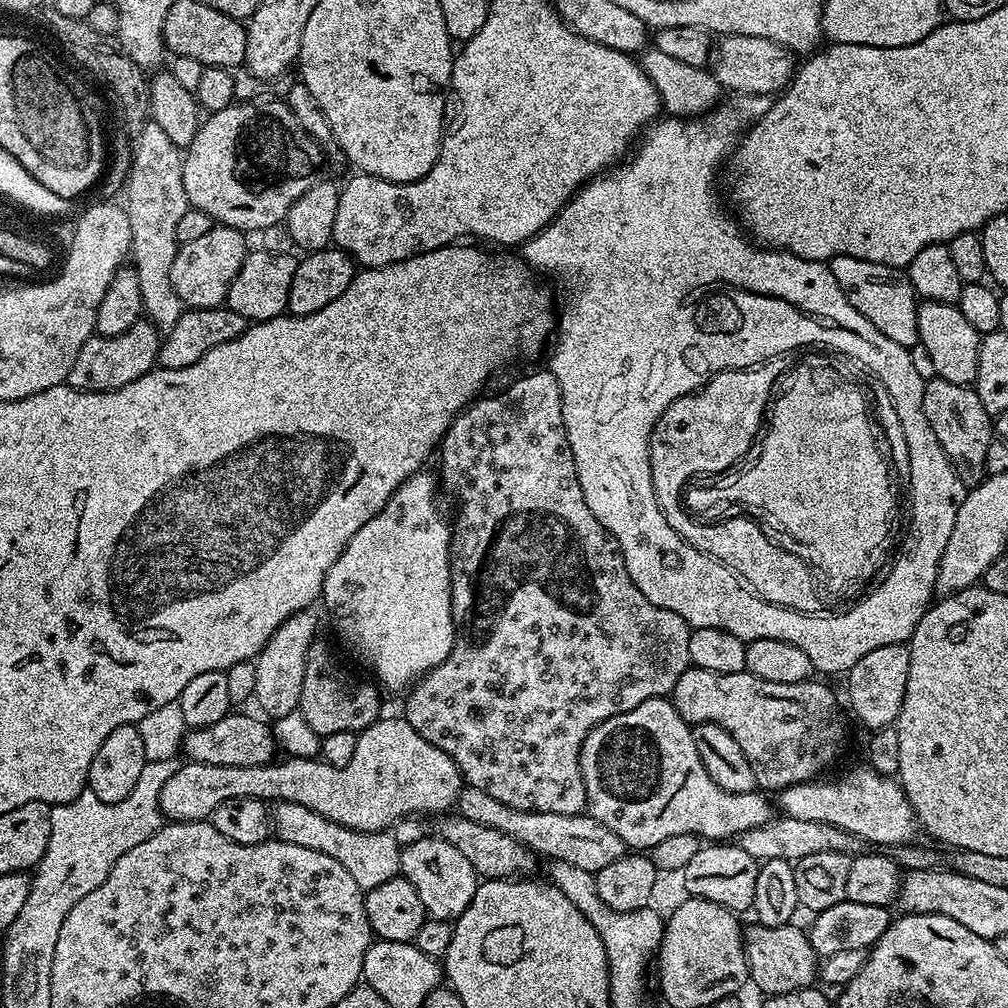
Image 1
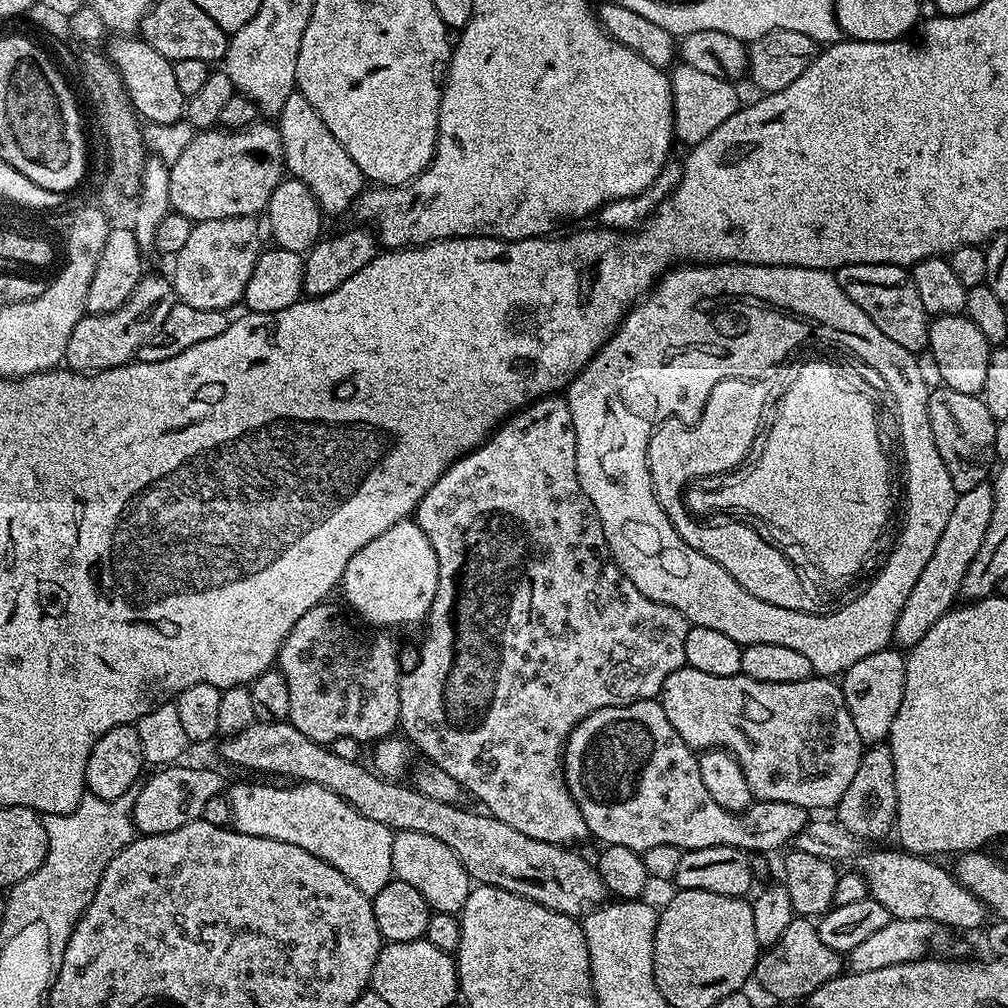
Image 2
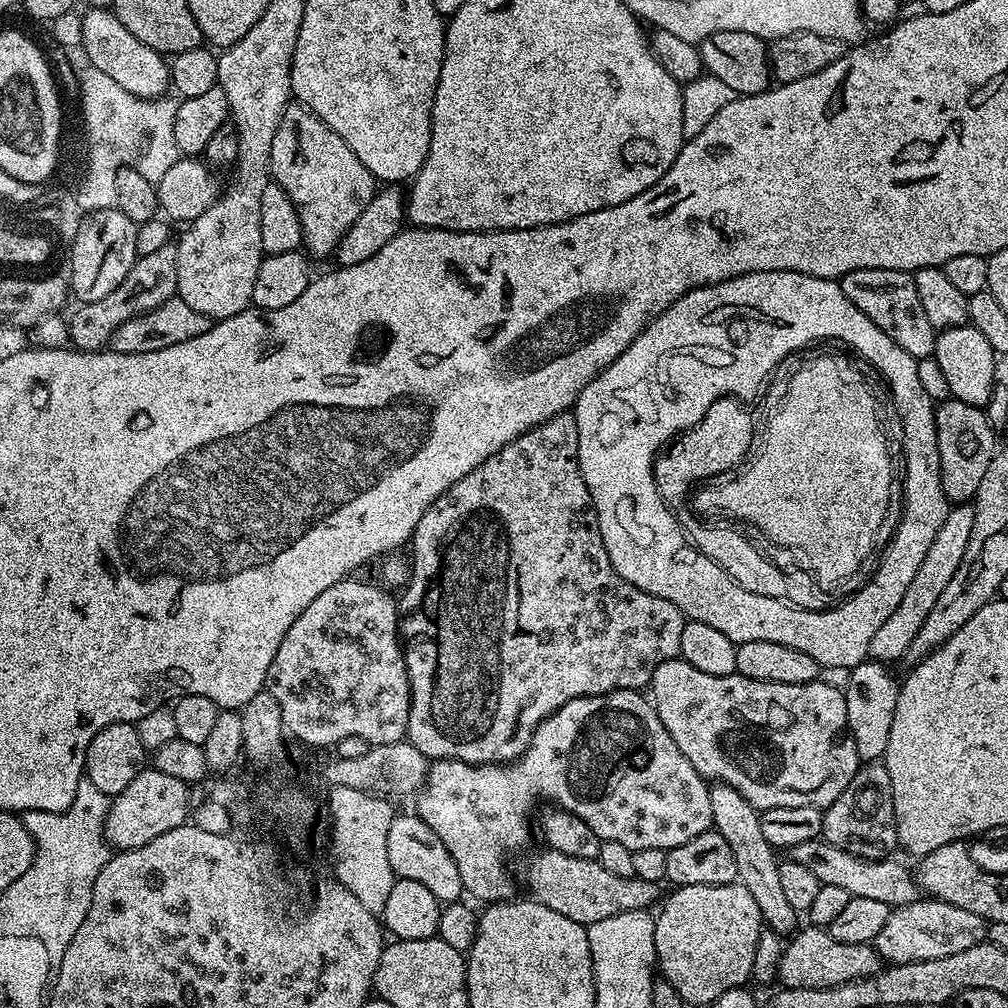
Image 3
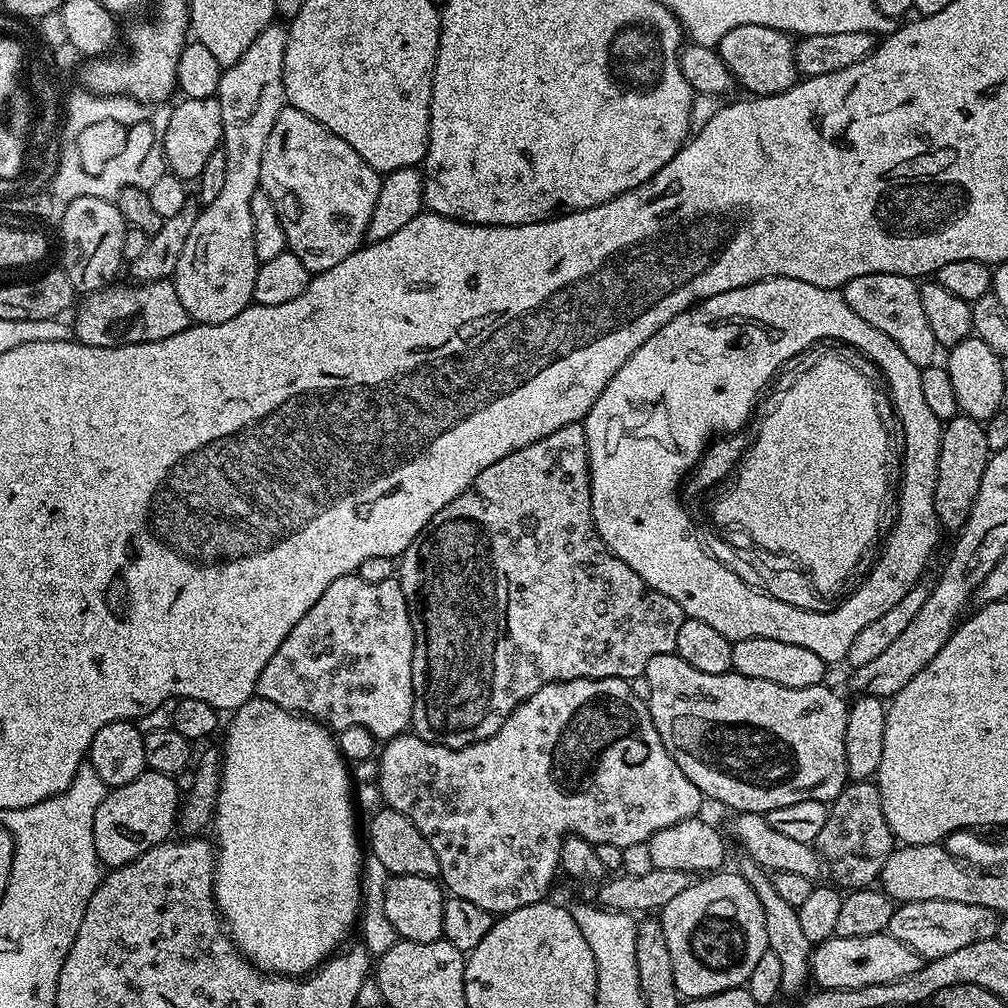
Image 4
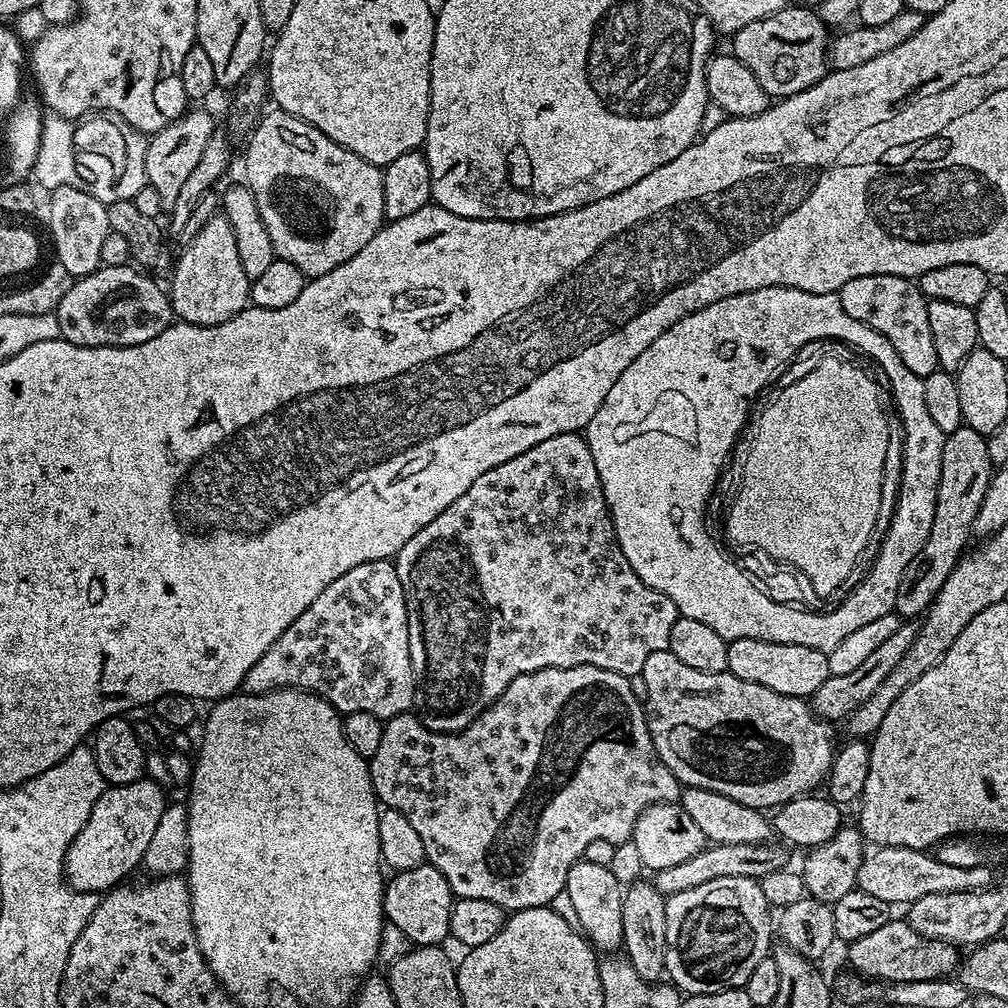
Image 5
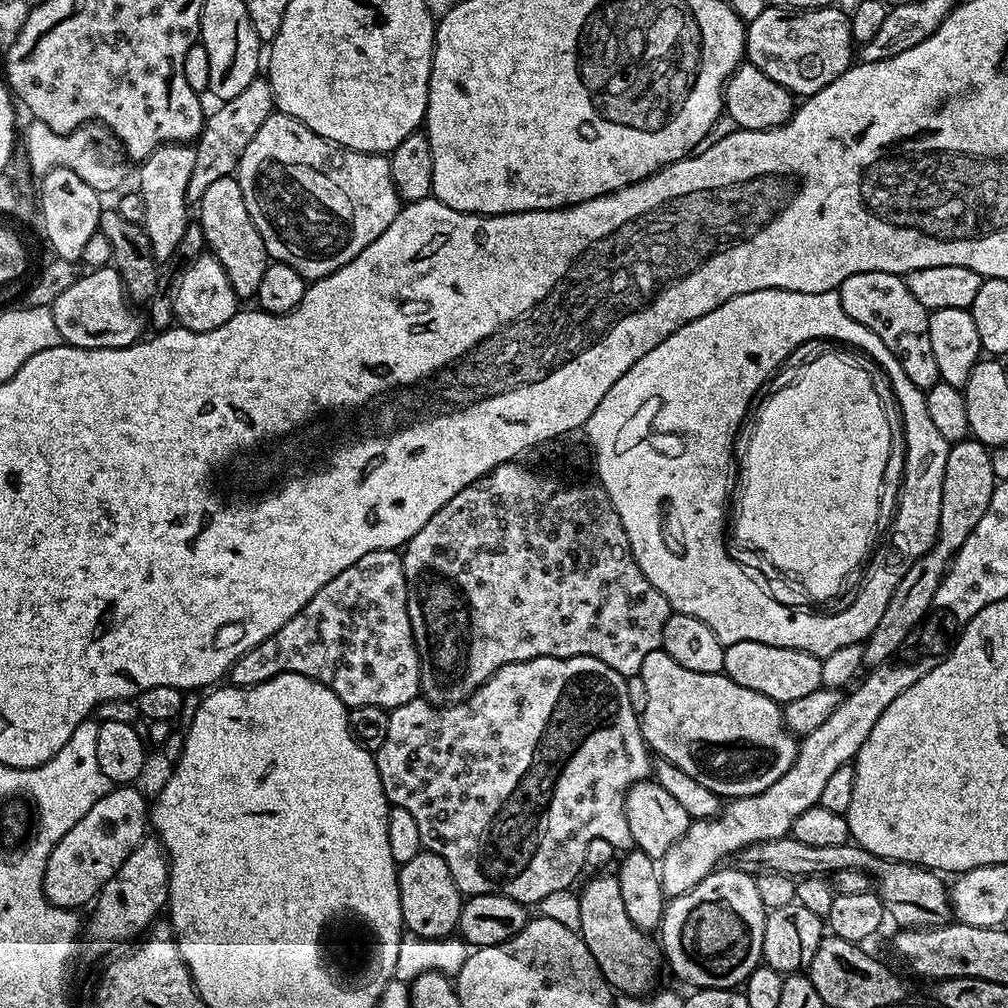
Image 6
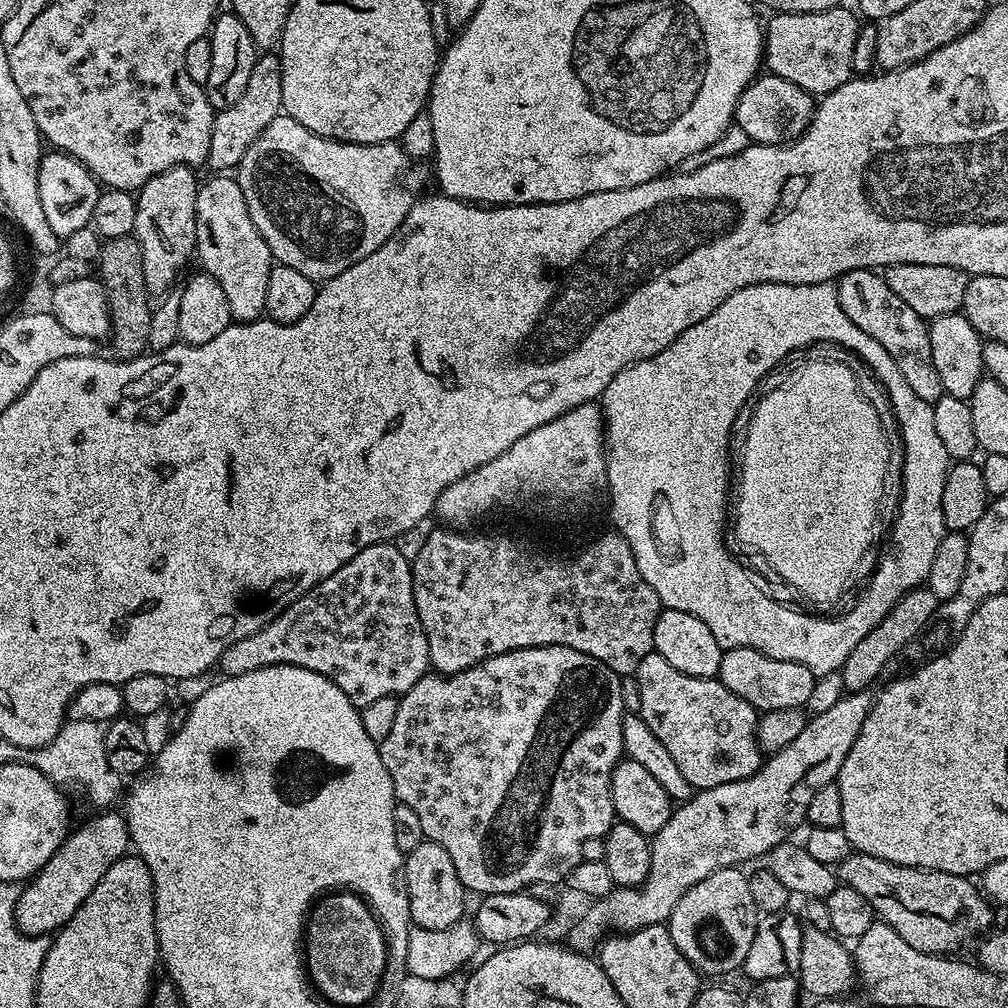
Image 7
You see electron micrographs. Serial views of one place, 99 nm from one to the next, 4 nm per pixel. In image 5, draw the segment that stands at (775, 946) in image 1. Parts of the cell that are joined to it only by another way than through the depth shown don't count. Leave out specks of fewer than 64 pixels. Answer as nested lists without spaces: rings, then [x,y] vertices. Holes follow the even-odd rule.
[[[893,918],[886,922],[886,926],[881,926],[878,930],[866,934],[863,938],[851,941],[847,945],[848,964],[853,973],[867,978],[873,982],[887,982],[890,984],[901,984],[902,982],[926,982],[930,978],[939,980],[951,977],[959,969],[962,959],[962,952],[959,947],[945,940],[935,940],[926,938],[918,934],[918,930],[911,928],[904,918]]]

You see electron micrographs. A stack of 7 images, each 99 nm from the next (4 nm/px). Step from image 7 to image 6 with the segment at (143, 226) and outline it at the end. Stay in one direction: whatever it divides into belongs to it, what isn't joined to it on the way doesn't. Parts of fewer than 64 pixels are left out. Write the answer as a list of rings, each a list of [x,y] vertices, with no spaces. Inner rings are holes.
[[[164,144],[139,165],[138,191],[144,203],[144,232],[150,238],[152,253],[157,262],[168,260],[180,248],[188,232],[188,207],[190,201],[186,186],[190,186],[190,174],[194,170],[195,147],[187,144]]]

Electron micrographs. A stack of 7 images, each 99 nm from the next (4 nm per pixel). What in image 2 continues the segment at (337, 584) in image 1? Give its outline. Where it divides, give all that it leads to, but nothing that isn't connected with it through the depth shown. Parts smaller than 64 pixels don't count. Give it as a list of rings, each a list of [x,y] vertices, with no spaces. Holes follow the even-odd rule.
[[[409,518],[390,526],[386,534],[378,534],[374,542],[366,542],[344,571],[339,587],[344,588],[344,600],[364,620],[372,624],[416,624],[427,621],[428,611],[434,602],[434,594],[438,590],[438,558],[434,546],[430,546],[430,538],[418,527],[415,519]]]

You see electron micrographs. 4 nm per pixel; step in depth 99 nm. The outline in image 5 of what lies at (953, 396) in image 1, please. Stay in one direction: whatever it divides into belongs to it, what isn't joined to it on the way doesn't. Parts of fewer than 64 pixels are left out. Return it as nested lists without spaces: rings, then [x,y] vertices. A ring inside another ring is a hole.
[[[962,426],[945,435],[938,502],[934,506],[934,526],[930,526],[930,538],[926,538],[926,546],[922,546],[922,550],[914,554],[914,562],[906,566],[906,574],[902,574],[902,582],[898,582],[898,598],[894,609],[897,616],[923,617],[938,590],[942,590],[942,582],[950,578],[954,566],[969,547],[968,540],[973,539],[974,518],[978,518],[978,510],[982,510],[982,498],[986,498],[993,471],[988,441],[982,433]]]

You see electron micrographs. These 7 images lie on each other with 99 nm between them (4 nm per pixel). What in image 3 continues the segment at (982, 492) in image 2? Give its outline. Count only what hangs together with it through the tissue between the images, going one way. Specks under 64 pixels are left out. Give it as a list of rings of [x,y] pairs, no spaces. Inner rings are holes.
[[[971,503],[958,504],[949,507],[946,514],[946,522],[942,522],[942,530],[938,530],[934,538],[934,546],[926,550],[926,558],[922,558],[922,566],[918,566],[918,574],[910,581],[910,587],[906,589],[906,595],[902,602],[882,627],[874,634],[870,641],[869,657],[877,662],[901,661],[910,642],[914,642],[914,634],[922,630],[922,622],[926,622],[926,616],[930,610],[934,610],[934,602],[938,602],[944,587],[954,578],[954,570],[958,570],[958,562],[962,562],[962,554],[966,554],[966,546],[970,544],[970,530],[974,528],[975,507]]]

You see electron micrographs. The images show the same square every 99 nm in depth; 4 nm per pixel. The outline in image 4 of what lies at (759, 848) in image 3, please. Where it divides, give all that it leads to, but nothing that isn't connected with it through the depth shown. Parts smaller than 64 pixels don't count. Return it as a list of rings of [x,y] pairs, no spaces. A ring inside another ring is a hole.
[[[745,859],[745,864],[738,868],[740,875],[746,878],[750,890],[758,894],[758,902],[762,902],[762,910],[766,918],[766,938],[768,939],[768,951],[778,954],[782,961],[782,986],[781,993],[805,991],[804,983],[809,983],[812,974],[812,949],[813,944],[806,938],[802,931],[802,922],[798,922],[798,909],[790,906],[779,897],[778,890],[774,890],[774,882],[771,875],[759,866],[752,859]]]

